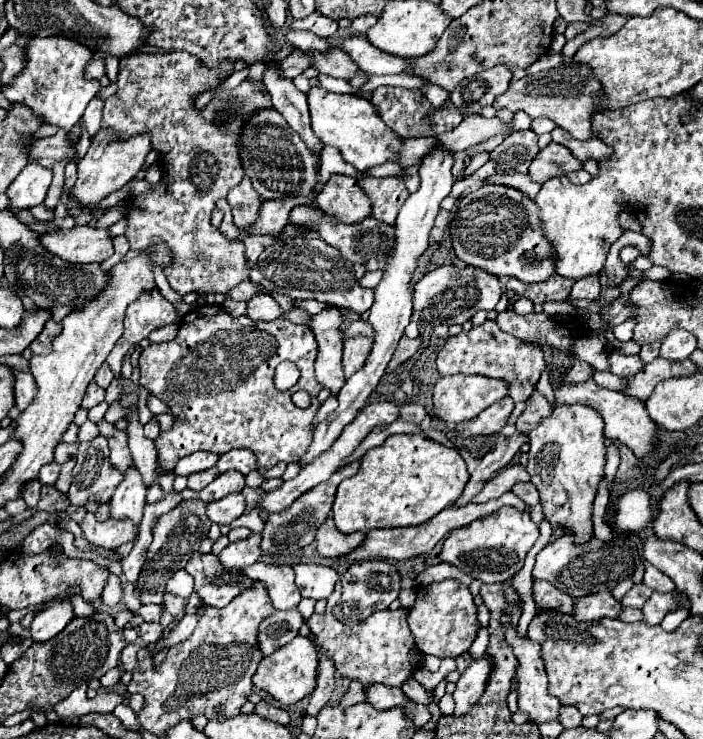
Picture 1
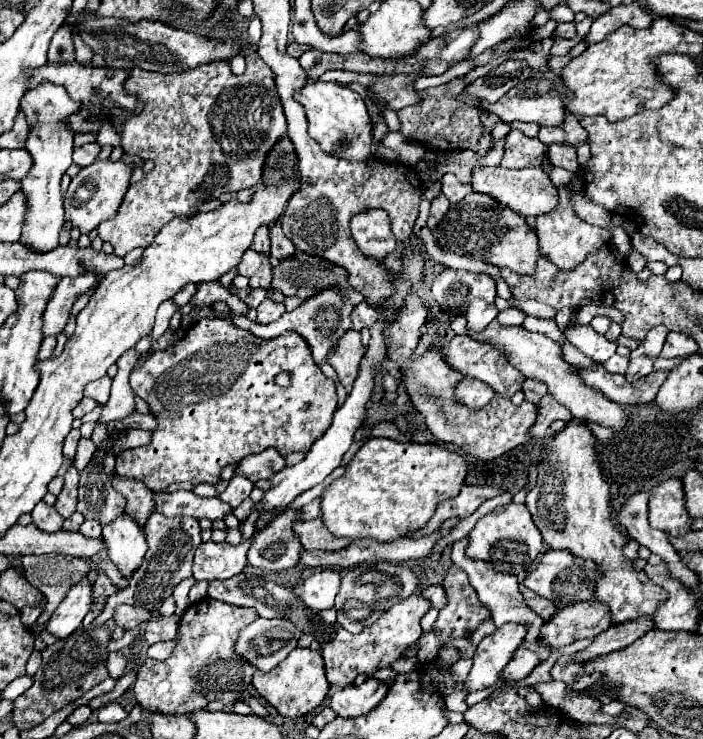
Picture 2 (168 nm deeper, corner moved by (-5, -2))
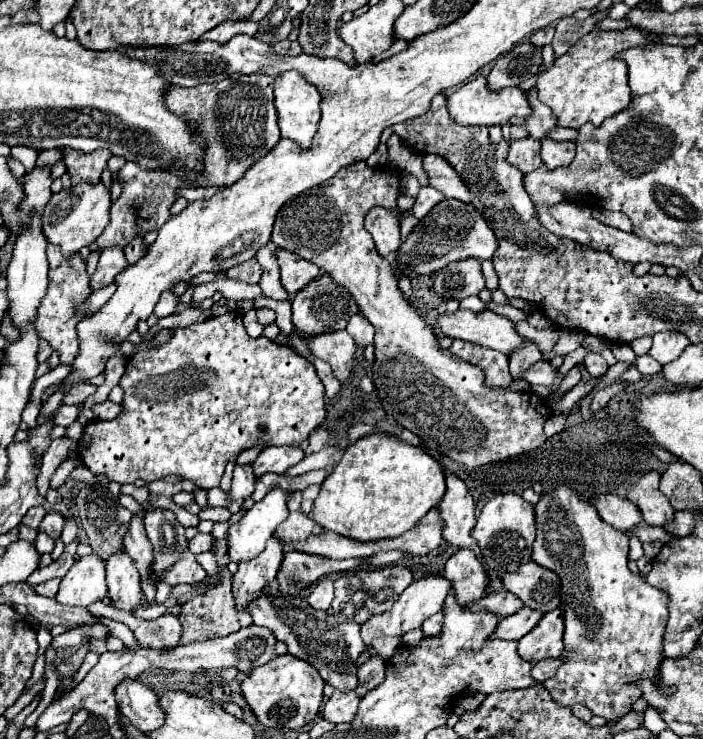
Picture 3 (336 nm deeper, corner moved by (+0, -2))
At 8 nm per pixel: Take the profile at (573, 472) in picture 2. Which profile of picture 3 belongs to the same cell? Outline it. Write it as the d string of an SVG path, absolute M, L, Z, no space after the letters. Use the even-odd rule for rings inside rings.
M556 486L552 492L542 492L536 510L536 542L532 560L548 570L554 570L562 582L562 610L566 618L564 642L566 648L562 656L566 662L558 668L556 676L546 680L544 686L552 698L562 706L572 706L576 702L588 706L594 716L604 716L606 720L622 718L634 700L642 696L640 688L630 688L630 682L642 678L654 678L662 652L662 632L668 622L668 602L670 596L644 582L644 576L632 574L628 568L628 540L630 536L614 530L610 524L598 518L594 504L586 500L578 490L568 486Z

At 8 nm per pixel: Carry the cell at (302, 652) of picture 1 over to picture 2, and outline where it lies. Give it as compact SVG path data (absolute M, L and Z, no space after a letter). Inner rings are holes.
M311 648L291 650L289 656L269 672L257 670L253 674L251 684L259 692L261 698L265 698L271 706L277 708L277 712L281 716L287 716L287 718L299 718L299 716L313 712L315 708L319 708L325 702L327 692L329 692L329 682L325 678L323 658L321 658L319 650L311 650Z

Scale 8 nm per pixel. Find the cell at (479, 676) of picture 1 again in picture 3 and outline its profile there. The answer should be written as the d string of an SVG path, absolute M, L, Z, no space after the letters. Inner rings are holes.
M522 608L520 612L502 618L500 624L496 626L492 638L502 638L502 640L520 640L522 636L526 636L542 618L542 614L538 614L536 610L530 608Z

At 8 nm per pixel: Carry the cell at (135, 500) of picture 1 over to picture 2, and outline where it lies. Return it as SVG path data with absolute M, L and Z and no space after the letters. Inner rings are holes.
M125 514L103 528L103 542L107 546L107 556L117 566L123 578L131 578L133 572L143 564L147 552L147 540L143 530L131 522Z

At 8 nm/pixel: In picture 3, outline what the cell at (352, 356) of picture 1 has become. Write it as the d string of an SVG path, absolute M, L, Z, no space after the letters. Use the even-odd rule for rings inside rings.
M346 330L306 338L306 344L316 358L320 358L332 366L332 370L340 382L344 382L350 376L350 370L354 366L356 344L354 344L354 338Z

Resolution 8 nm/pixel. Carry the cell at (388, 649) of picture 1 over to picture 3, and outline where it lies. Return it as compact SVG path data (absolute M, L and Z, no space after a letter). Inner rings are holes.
M430 576L430 578L422 578L422 580L414 582L414 584L410 584L400 594L400 598L394 602L394 606L388 612L384 612L380 616L374 616L366 624L362 624L362 638L372 640L372 636L374 638L380 638L380 636L404 636L406 632L420 628L422 622L428 616L436 614L442 608L448 590L450 590L450 582L446 578L442 578L442 576ZM370 632L374 632L374 634L370 634Z

